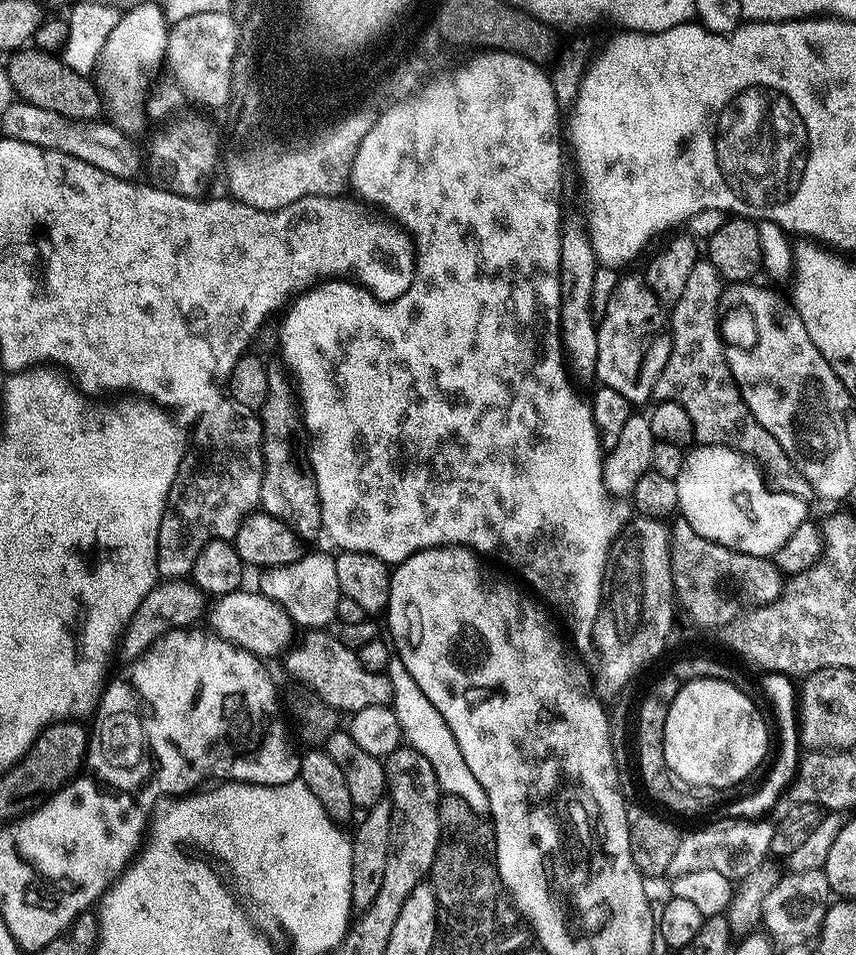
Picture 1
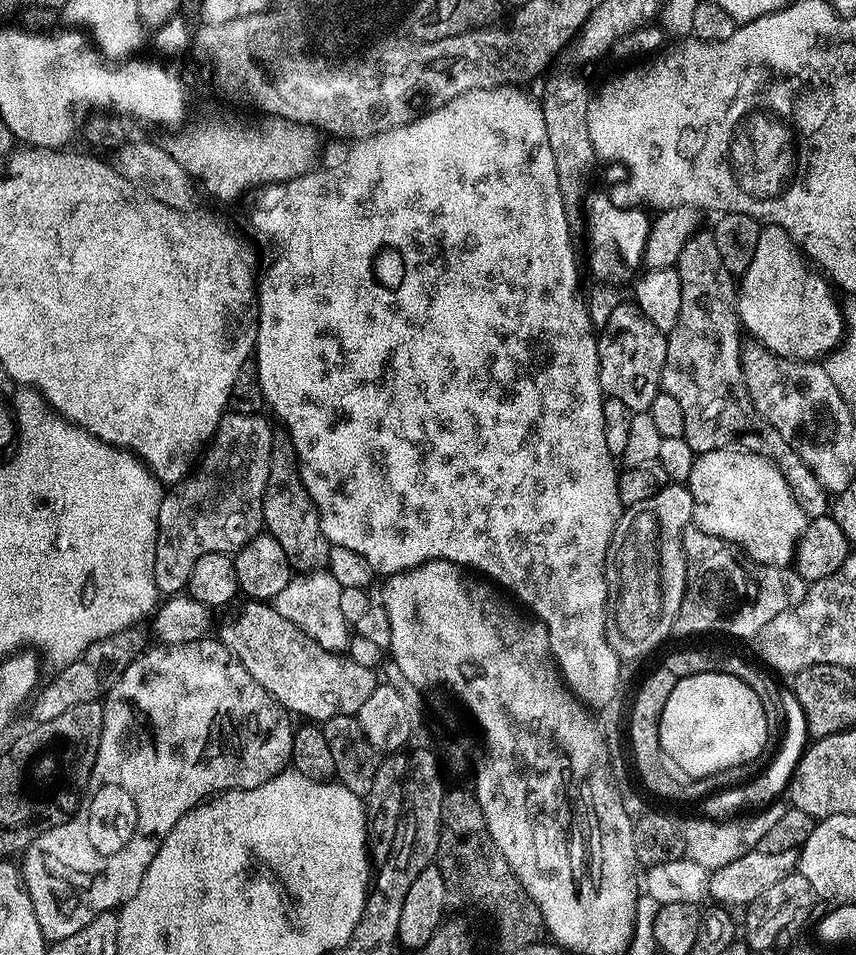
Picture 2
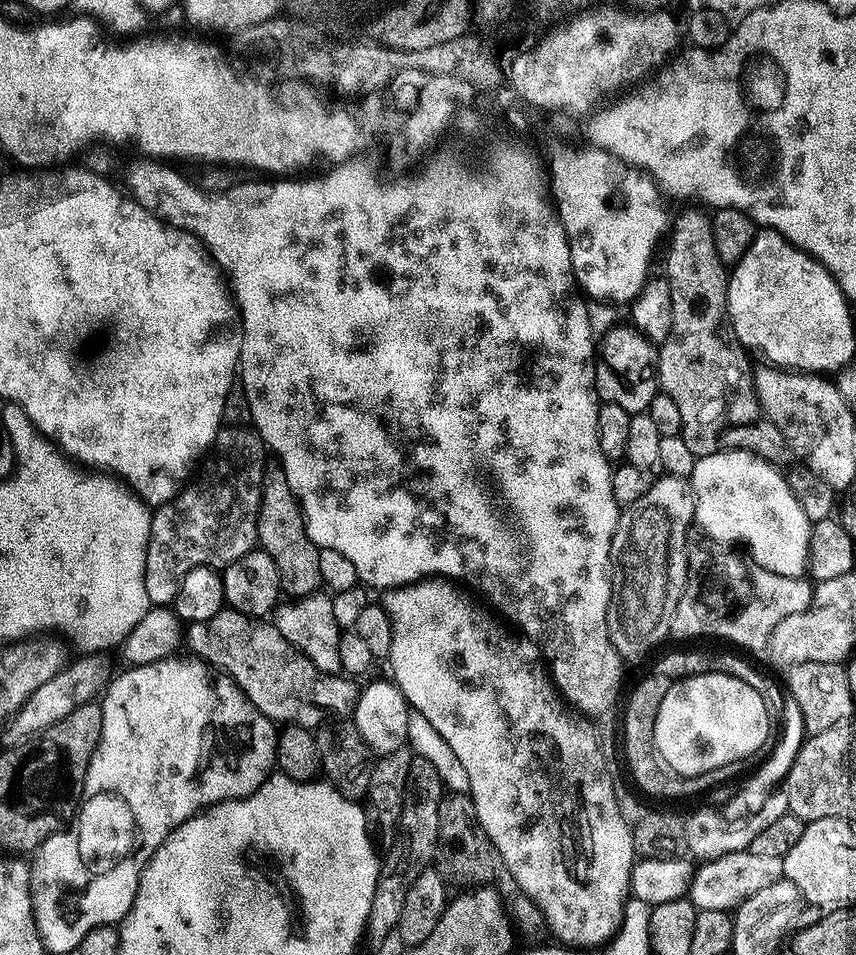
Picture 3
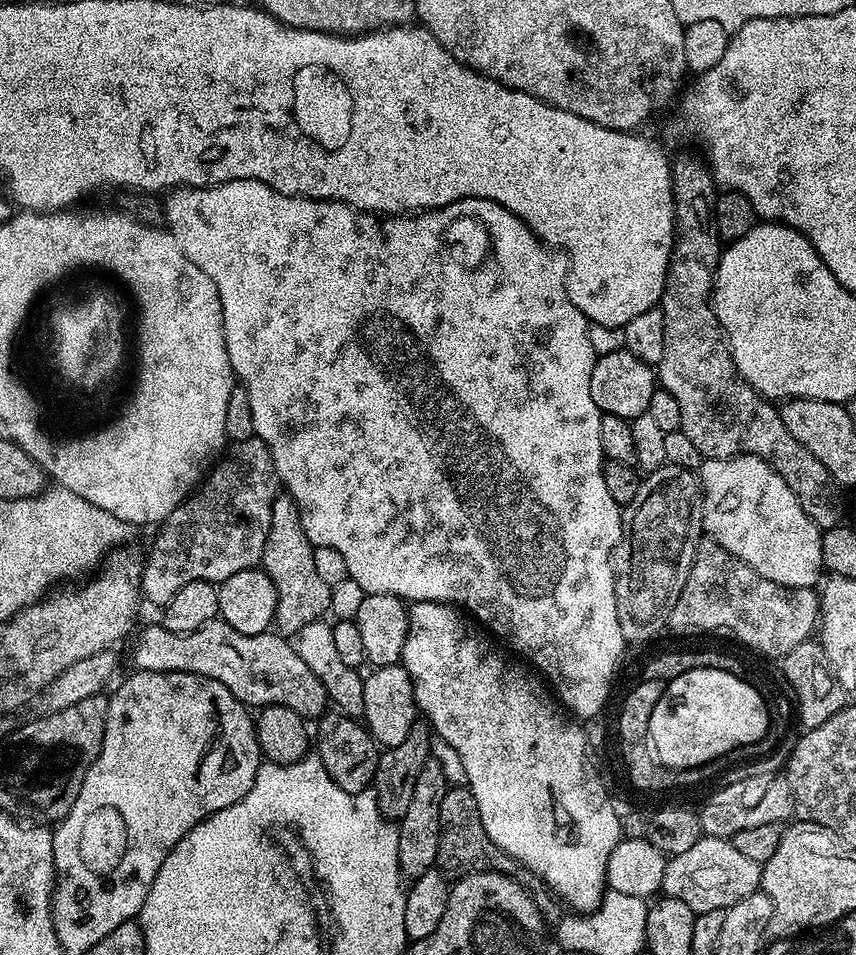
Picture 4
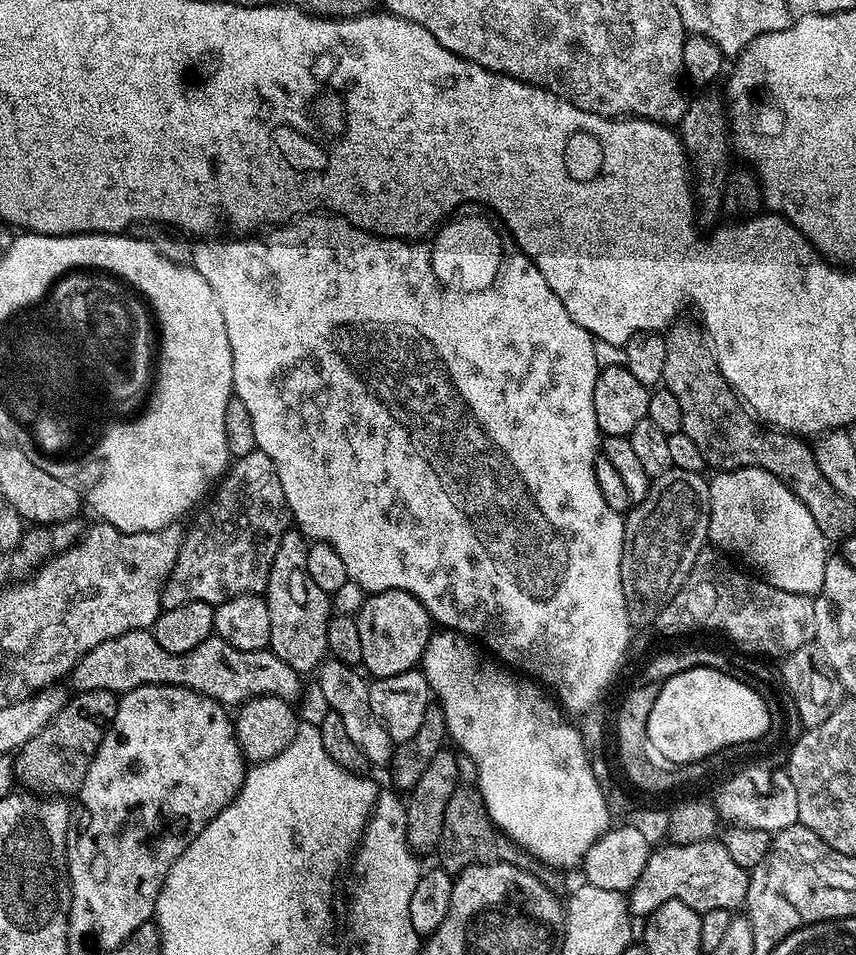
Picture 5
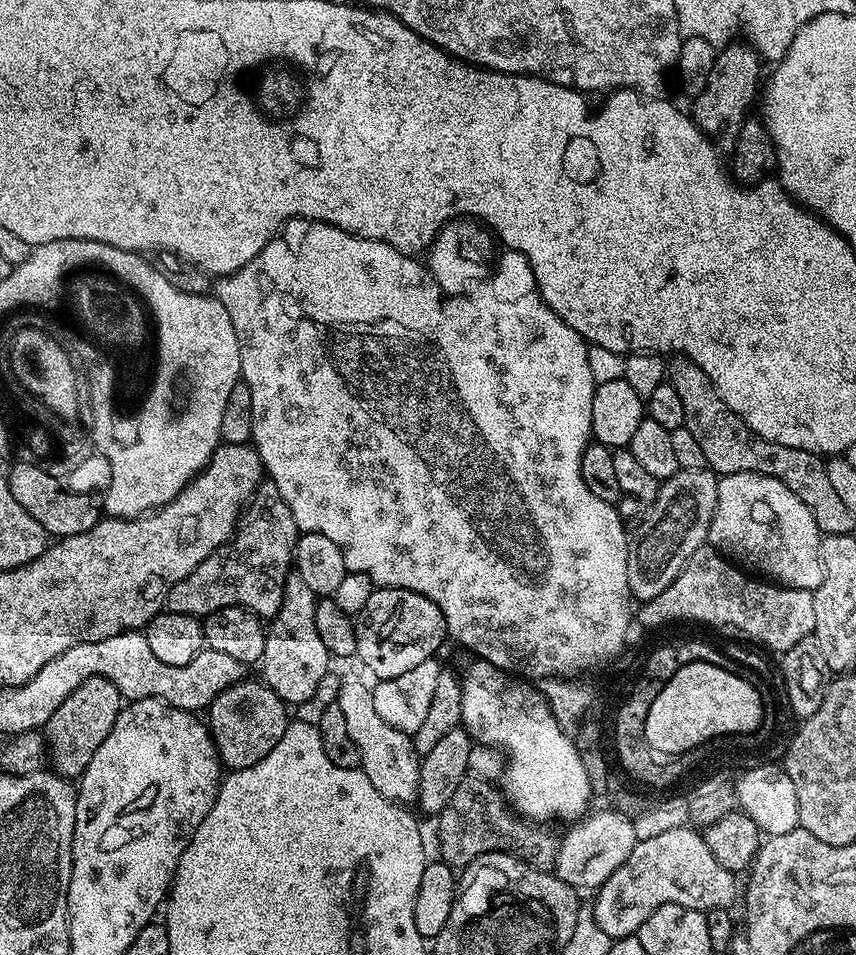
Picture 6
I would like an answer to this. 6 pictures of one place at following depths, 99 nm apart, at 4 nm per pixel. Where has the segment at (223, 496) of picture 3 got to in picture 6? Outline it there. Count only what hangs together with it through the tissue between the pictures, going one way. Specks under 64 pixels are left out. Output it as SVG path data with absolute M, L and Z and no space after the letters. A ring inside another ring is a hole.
M271 482L260 483L232 539L172 587L166 601L167 611L203 618L220 608L248 608L261 618L276 616L278 606L282 606L284 583L294 568L297 539L298 529L290 506L286 506Z

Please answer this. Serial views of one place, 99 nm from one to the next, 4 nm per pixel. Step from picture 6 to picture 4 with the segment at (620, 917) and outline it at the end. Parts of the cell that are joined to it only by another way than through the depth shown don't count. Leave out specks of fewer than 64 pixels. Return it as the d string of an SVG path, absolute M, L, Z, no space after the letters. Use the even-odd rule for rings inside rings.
M701 835L690 850L671 857L664 865L664 896L673 896L697 914L718 910L724 912L730 906L742 902L751 892L760 888L761 864L744 857L734 850L731 840L719 840L713 836Z

